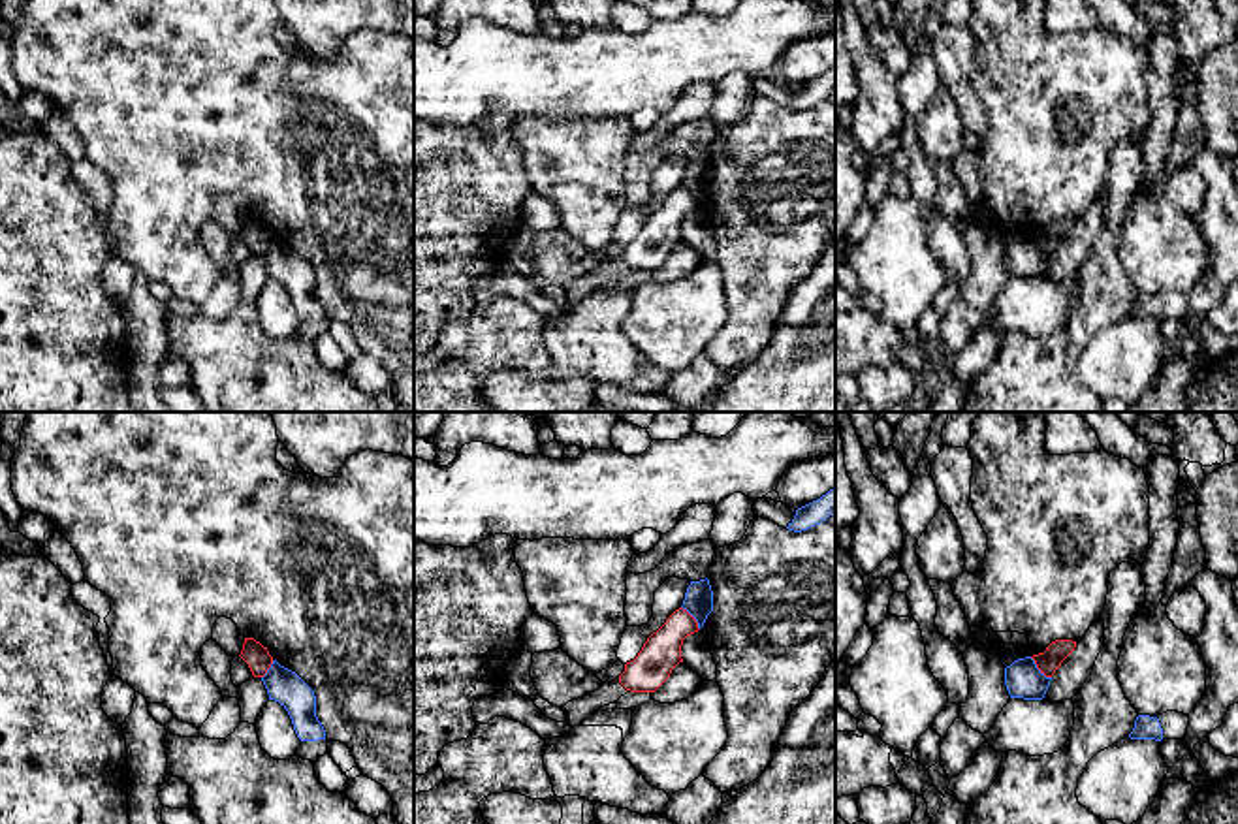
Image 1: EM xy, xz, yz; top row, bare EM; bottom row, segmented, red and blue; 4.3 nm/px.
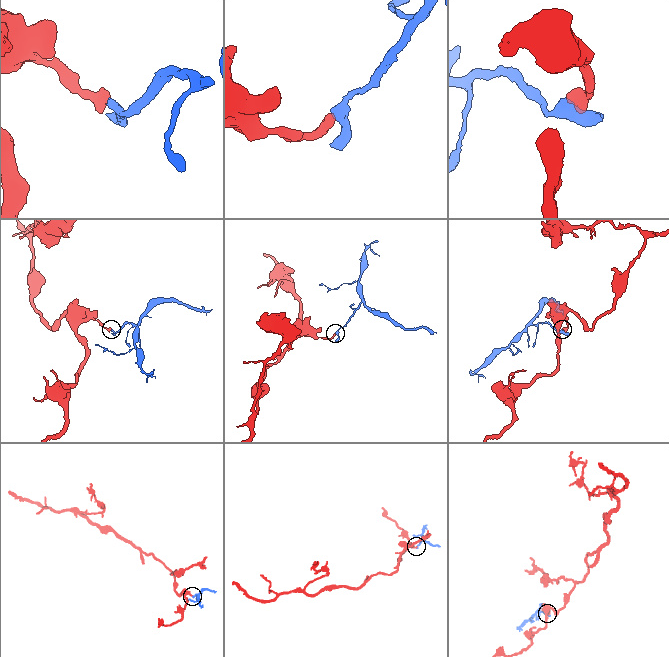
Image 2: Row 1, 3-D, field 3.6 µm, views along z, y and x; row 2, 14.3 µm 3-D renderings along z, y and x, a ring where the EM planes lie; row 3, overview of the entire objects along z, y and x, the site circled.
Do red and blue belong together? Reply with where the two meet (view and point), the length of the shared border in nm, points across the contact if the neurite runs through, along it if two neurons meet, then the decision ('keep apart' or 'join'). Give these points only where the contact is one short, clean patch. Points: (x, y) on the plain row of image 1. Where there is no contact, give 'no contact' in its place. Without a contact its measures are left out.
yz (1039, 247) | 130 nm | along yz (1030, 236), (1050, 256) | keep apart

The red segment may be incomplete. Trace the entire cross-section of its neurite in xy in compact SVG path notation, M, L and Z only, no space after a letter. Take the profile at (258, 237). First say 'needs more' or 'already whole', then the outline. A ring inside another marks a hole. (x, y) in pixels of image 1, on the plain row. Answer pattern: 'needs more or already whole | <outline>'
already whole | M245 216L243 230L239 233L250 246L254 256L263 256L273 243L273 235L254 216Z

